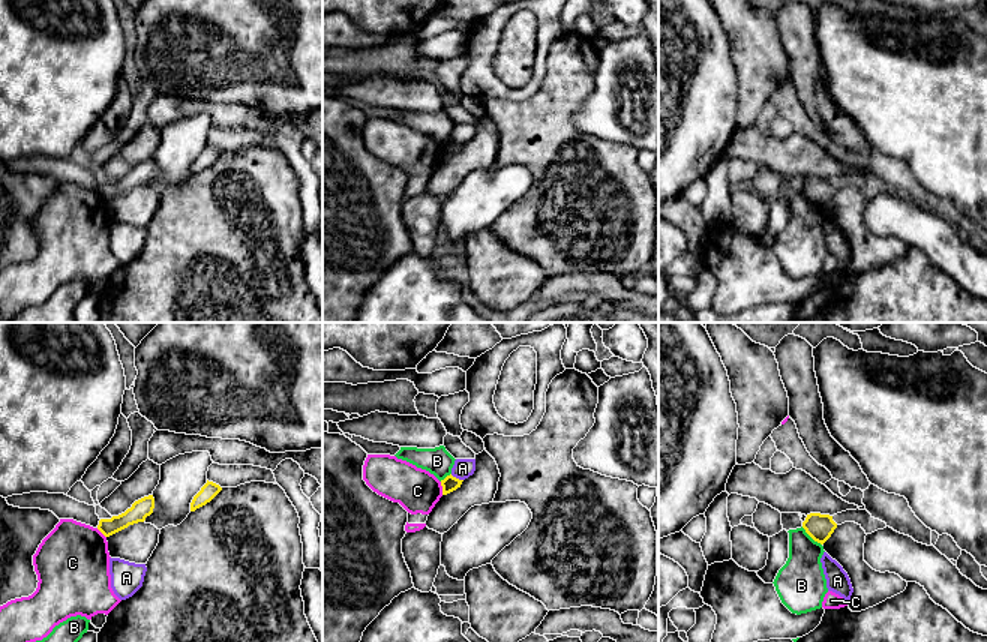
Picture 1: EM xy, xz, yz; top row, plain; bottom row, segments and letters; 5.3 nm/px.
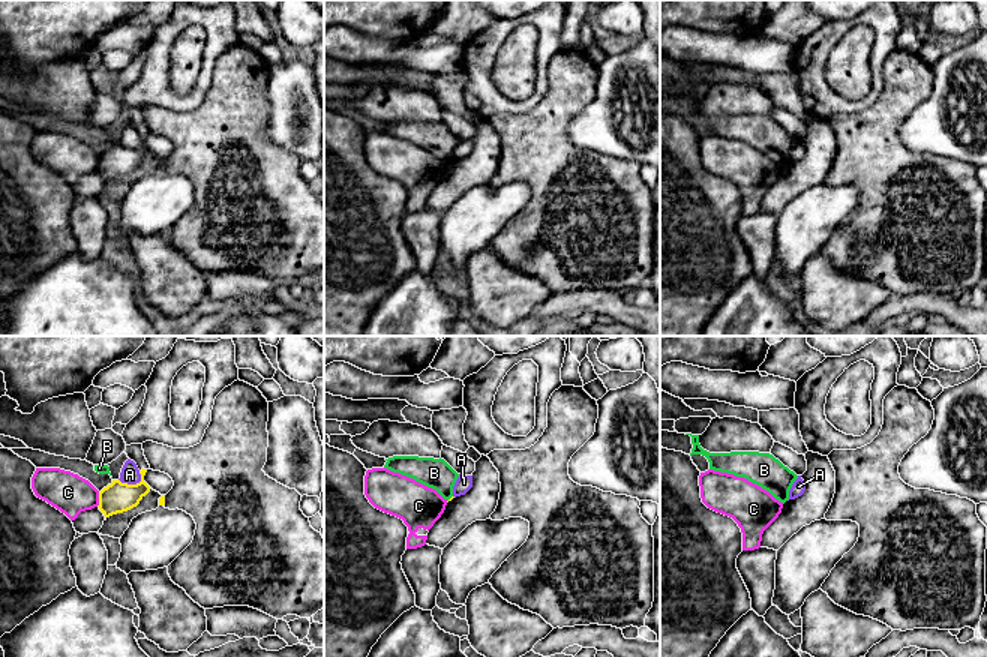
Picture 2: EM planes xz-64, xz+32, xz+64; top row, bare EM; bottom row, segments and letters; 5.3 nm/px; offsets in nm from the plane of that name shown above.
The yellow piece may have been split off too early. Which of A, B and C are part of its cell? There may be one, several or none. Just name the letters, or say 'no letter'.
no letter

